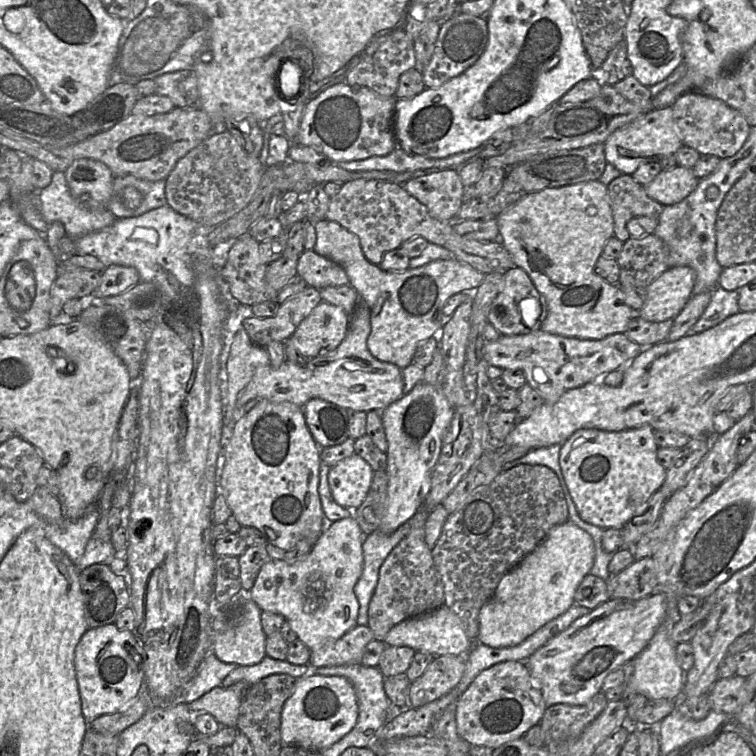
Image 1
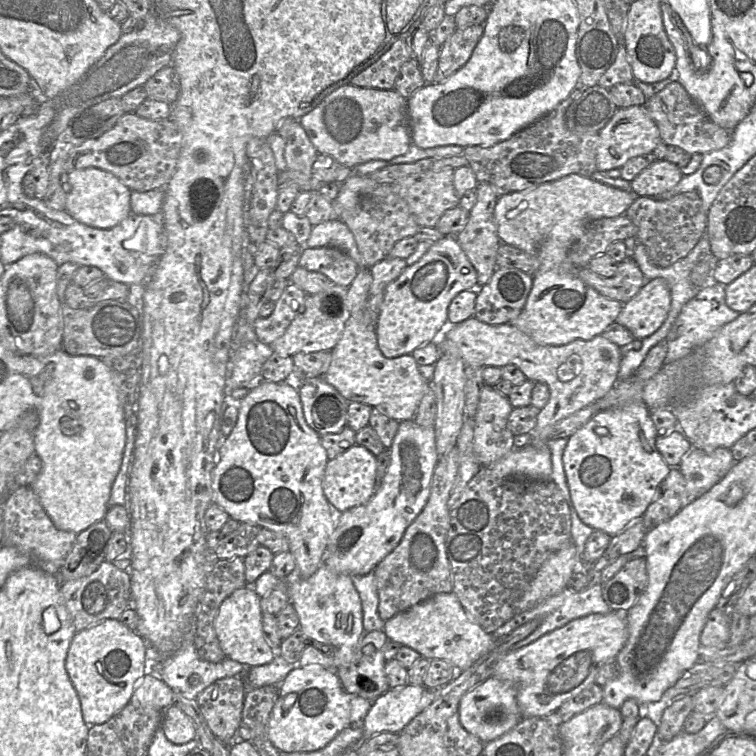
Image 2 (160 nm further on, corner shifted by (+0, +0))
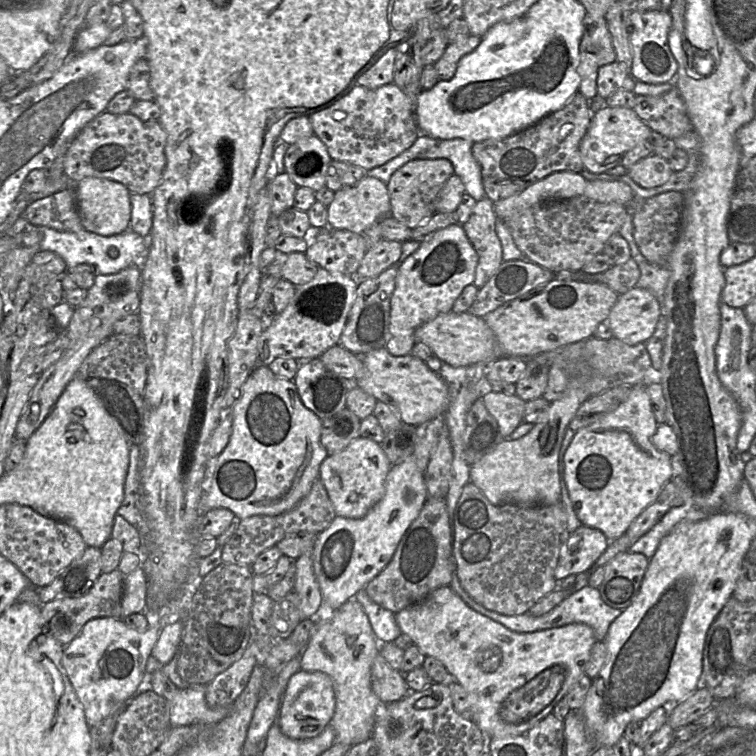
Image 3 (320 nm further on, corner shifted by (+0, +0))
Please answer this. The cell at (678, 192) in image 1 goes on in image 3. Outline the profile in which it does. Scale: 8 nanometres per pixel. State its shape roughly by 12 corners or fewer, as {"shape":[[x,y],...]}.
{"shape":[[654,154],[627,174],[643,188],[663,185],[672,173],[668,160]]}

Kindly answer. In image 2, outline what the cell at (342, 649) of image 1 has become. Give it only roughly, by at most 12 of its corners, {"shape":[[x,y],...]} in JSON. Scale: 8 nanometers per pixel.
{"shape":[[383,630],[364,633],[336,669],[350,695],[375,701],[390,689]]}

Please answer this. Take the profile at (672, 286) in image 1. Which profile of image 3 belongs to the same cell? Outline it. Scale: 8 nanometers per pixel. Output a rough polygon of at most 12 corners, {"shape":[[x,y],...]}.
{"shape":[[647,289],[618,296],[604,322],[626,344],[651,337],[661,304]]}

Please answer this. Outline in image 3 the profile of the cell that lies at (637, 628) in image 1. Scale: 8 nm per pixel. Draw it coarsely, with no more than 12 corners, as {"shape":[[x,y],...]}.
{"shape":[[450,586],[395,613],[469,694],[520,735],[585,673],[591,627],[514,632]]}

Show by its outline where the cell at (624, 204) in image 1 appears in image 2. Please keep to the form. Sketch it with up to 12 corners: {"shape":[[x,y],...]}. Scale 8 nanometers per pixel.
{"shape":[[696,191],[637,196],[625,214],[650,260],[666,268],[707,229]]}

